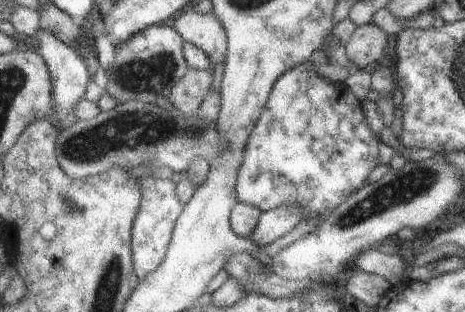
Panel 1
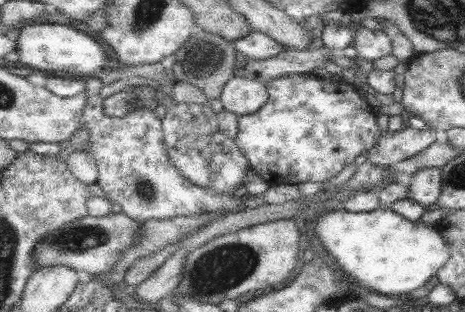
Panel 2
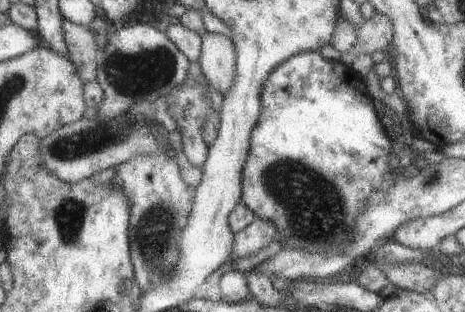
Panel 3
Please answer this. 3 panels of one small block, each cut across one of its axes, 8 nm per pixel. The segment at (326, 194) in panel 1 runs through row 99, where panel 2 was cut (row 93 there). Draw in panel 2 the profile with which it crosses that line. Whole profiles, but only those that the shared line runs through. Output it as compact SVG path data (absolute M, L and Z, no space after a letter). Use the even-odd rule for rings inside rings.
M311 74L281 76L265 82L267 100L265 104L247 116L237 118L237 138L235 144L247 158L249 168L257 172L269 186L277 184L305 184L305 182L325 182L337 176L343 166L351 164L355 156L371 150L383 132L375 126L375 110L365 98L357 96L353 86L345 82L327 82Z

